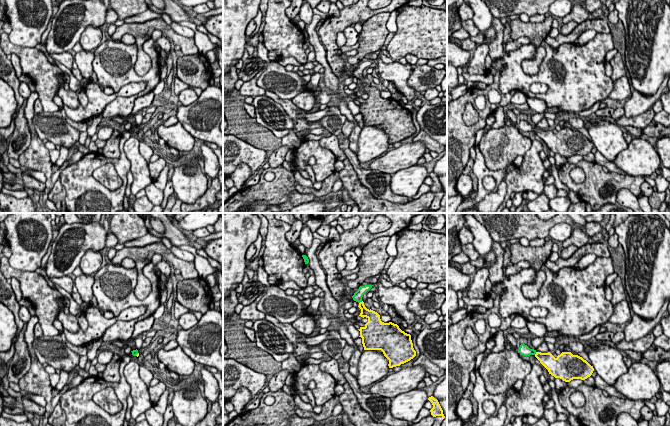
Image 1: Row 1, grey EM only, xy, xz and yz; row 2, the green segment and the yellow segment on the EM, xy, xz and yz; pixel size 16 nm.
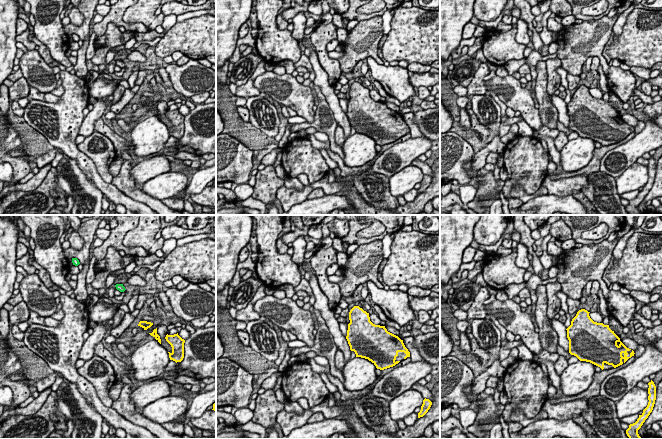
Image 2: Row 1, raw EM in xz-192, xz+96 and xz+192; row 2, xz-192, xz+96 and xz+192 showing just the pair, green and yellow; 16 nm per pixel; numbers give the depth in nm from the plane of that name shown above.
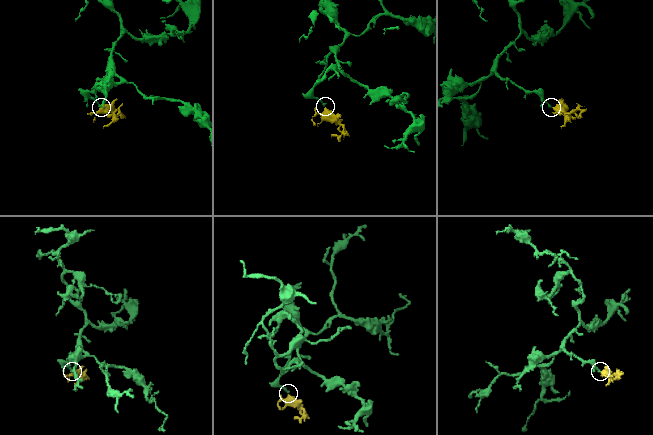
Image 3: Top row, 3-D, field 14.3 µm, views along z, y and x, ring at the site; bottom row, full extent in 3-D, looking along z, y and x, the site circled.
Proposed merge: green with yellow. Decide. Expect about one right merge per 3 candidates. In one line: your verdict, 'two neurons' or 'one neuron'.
one neuron

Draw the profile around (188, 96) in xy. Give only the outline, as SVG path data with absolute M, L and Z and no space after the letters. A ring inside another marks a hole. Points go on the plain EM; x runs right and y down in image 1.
M193 88L185 89L178 95L179 101L184 106L192 104L198 99L198 97L199 96L195 93Z

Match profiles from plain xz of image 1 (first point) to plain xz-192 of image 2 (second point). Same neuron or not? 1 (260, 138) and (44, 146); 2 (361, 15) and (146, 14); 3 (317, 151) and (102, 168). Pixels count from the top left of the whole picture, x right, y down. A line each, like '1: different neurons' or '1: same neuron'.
1: same neuron
2: different neurons
3: same neuron

